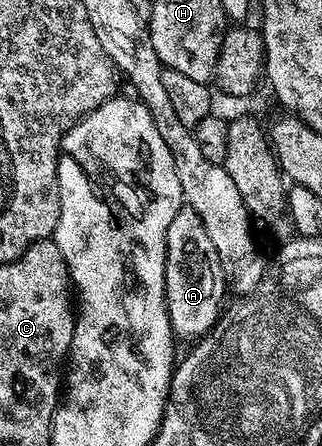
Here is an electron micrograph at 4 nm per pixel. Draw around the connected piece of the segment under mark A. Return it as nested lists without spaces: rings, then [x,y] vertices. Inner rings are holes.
[[[183,205],[168,224],[166,237],[166,307],[175,335],[182,334],[189,340],[197,339],[210,331],[219,320],[222,297],[228,289],[216,245],[205,232],[200,216]]]

